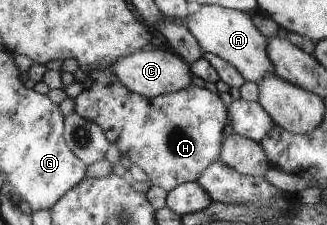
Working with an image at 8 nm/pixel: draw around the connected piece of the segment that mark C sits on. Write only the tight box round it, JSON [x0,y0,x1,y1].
[110,50,199,98]

